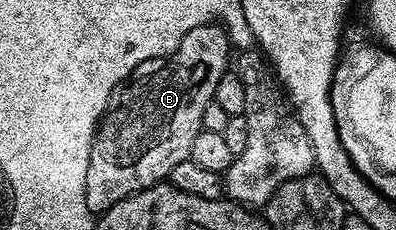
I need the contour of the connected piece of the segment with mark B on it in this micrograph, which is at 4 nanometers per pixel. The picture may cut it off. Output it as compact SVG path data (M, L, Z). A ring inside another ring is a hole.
M213 22L201 25L197 29L189 29L189 33L185 33L181 45L173 54L168 55L166 59L150 59L141 65L137 65L134 75L127 82L121 83L115 88L114 93L111 94L111 99L107 102L107 110L103 112L103 117L100 119L98 127L95 128L95 136L91 142L91 152L89 153L89 173L85 173L85 201L93 213L108 211L113 205L117 205L117 201L135 195L139 191L145 190L146 187L153 187L156 183L164 182L170 176L173 165L181 165L181 161L191 157L193 141L197 138L197 133L203 130L201 116L205 114L205 105L212 103L215 98L217 81L221 81L221 77L228 74L229 71L227 54L233 51L233 44L228 32L224 28L222 31L219 27L222 26L218 22Z

